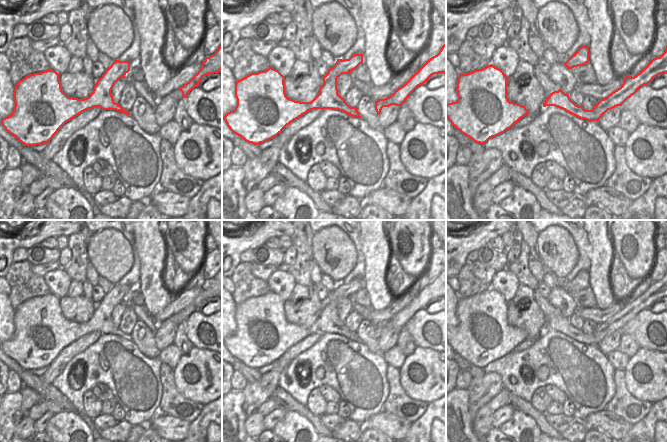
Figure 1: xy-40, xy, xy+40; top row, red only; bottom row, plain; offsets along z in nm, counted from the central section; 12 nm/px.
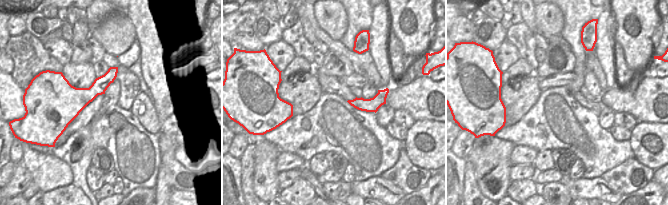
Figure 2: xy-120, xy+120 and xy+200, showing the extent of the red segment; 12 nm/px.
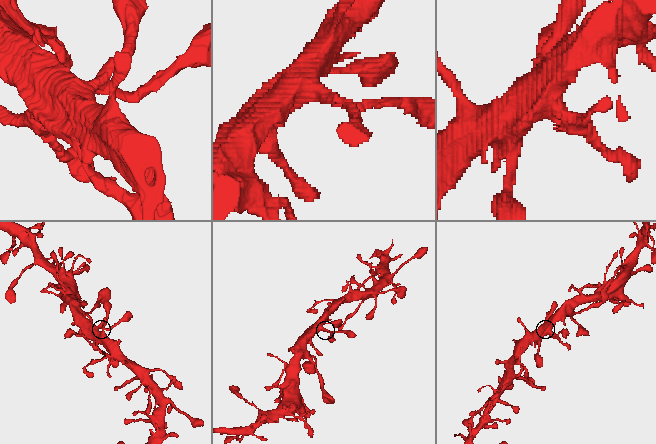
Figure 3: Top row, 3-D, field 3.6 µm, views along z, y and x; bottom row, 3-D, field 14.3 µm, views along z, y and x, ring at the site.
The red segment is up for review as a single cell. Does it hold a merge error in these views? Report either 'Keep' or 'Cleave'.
Keep

